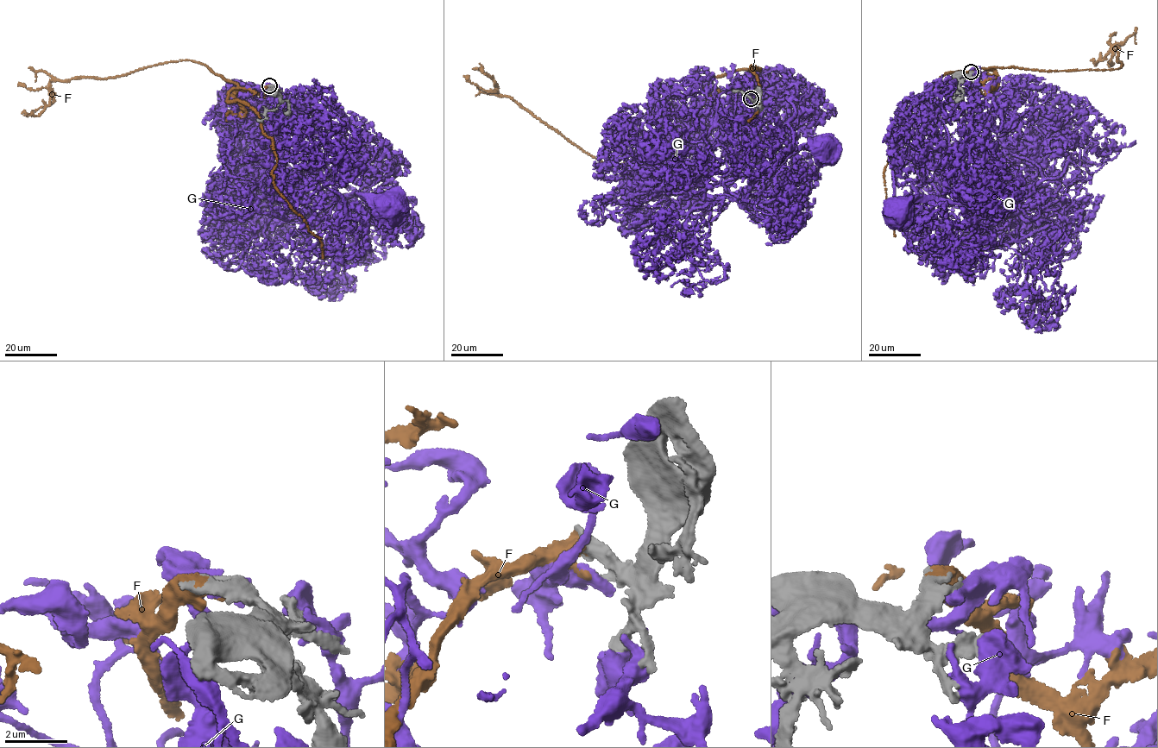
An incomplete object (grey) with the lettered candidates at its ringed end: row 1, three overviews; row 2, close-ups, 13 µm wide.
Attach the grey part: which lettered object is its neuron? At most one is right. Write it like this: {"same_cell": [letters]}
{"same_cell": ["F"]}

